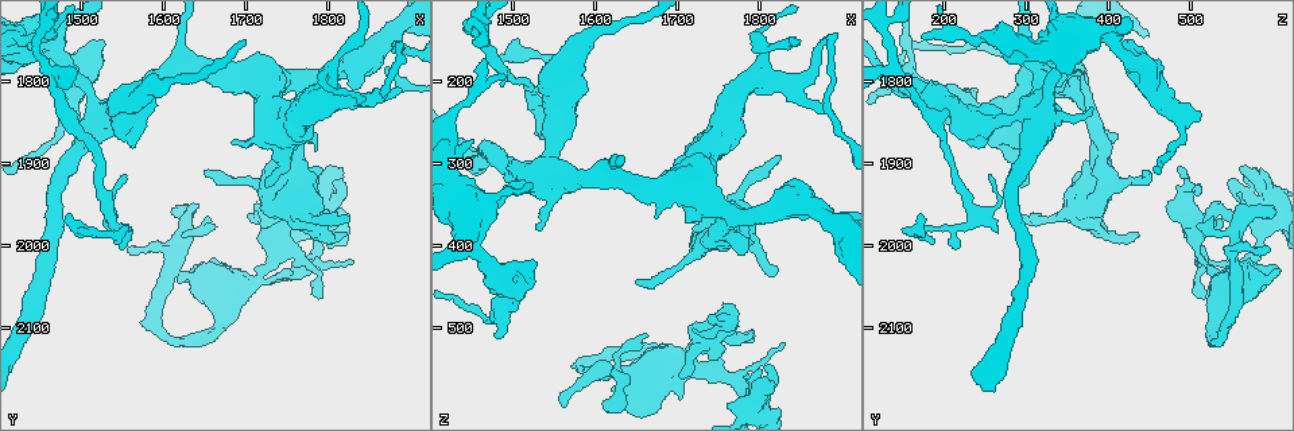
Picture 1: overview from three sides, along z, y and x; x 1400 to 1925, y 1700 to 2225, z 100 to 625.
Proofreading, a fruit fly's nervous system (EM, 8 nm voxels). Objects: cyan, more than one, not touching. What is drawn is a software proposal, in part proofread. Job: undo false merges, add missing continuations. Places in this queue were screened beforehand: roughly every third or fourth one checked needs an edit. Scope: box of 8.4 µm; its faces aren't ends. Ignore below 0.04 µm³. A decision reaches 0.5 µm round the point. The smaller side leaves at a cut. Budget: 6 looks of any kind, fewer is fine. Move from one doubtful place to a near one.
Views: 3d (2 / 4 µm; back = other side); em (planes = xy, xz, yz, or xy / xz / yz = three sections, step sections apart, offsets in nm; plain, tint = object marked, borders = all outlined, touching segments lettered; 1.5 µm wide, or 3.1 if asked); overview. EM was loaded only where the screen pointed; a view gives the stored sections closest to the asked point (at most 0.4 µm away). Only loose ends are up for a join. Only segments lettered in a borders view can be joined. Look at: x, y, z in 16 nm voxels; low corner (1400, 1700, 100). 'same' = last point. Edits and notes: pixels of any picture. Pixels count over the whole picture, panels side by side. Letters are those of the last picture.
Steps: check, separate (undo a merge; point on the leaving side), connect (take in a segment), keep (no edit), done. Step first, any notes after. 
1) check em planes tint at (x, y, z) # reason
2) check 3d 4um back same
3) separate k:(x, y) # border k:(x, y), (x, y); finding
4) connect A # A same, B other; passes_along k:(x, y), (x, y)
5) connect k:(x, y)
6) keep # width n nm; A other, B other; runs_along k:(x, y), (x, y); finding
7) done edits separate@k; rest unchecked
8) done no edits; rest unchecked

check 3d 2um at (1825, 1965, 290) # free end

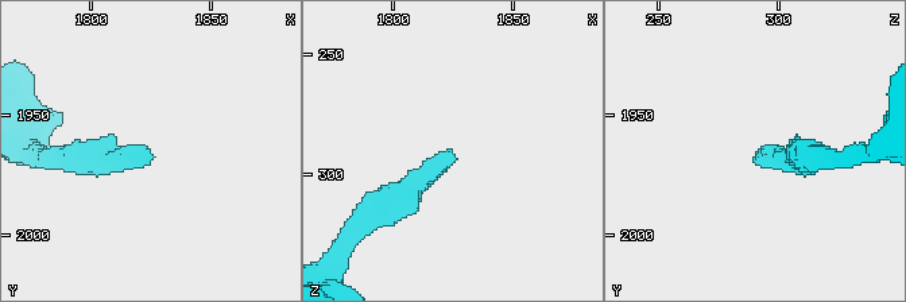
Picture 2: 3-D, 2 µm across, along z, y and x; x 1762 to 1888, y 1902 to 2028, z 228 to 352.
check em xz step 8 borders at (1824, 1965, 290) # shape alone is not enough

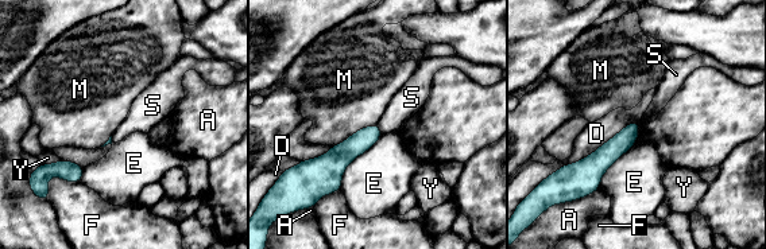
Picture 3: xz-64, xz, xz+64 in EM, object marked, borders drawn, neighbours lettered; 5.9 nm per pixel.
keep # A other, D other, E other, F other, M other, S other, Y other; runs_along 3:(635, 125), (587, 172), (576, 175); no lettered segment goes on from it

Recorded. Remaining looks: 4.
check em planes borders at (1785, 2060, 515) # an open end

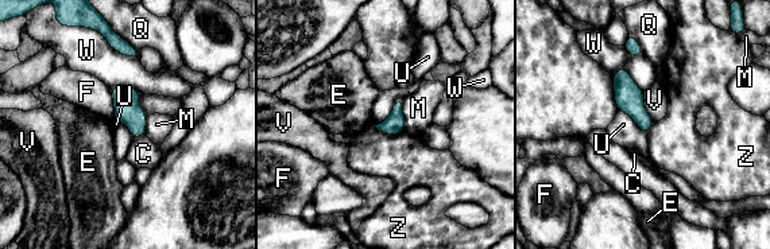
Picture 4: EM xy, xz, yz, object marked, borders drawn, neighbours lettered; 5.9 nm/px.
keep # longest_contact W 240 nm; C other, E other, F other, M other, Q other, U other, V other, W other, Z other; no lettered segment goes on from it

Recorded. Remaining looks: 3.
check em planes plain at (1535, 1985, 265) # branch stops here

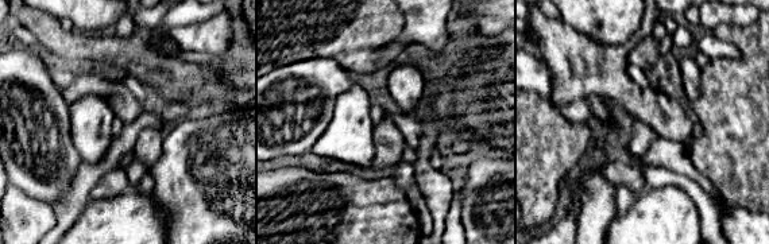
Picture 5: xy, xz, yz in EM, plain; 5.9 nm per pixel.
check em planes tint same

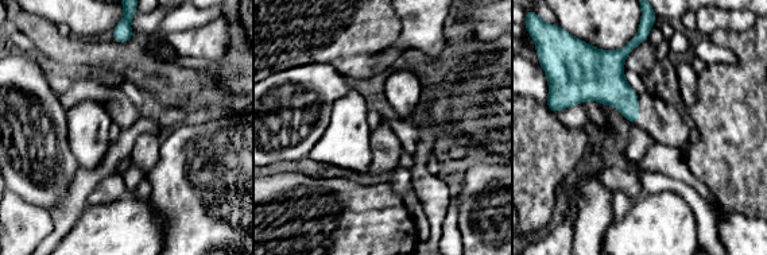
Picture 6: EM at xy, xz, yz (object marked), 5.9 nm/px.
check em planes borders same # see the neighbours

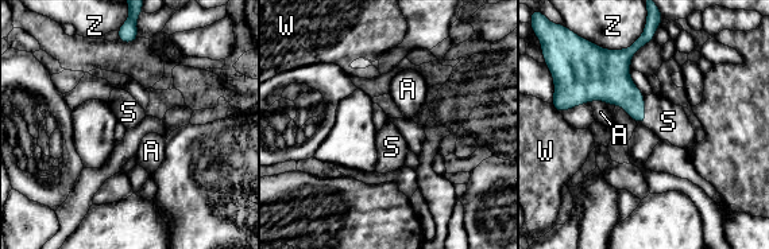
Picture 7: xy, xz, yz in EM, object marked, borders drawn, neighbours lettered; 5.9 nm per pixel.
connect 7:(668, 121) # A other, S same, W other, Z other; passes_along 7:(613, 85), (644, 112), (668, 121); the neuron continues

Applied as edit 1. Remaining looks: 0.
done edits connect@7; rest unchecked

